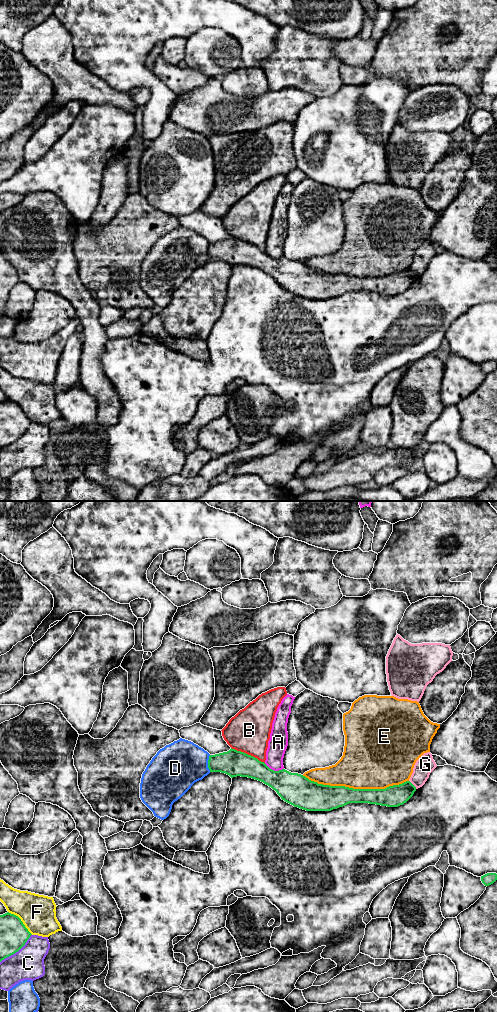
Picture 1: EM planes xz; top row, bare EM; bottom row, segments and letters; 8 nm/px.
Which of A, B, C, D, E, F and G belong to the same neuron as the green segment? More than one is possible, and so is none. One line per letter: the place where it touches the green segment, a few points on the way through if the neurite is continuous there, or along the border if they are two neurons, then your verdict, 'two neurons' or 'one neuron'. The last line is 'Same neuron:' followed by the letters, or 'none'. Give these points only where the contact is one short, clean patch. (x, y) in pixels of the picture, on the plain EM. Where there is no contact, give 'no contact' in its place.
A: xz (273, 258) | two neurons
B: xz (247, 242) | two neurons
C: xz (17, 439) | two neurons
D: xz (208, 251) | two neurons
E: xz (355, 277) | two neurons
F: xz (21, 409) | two neurons
G: xz (412, 272) | two neurons
Same neuron: none

